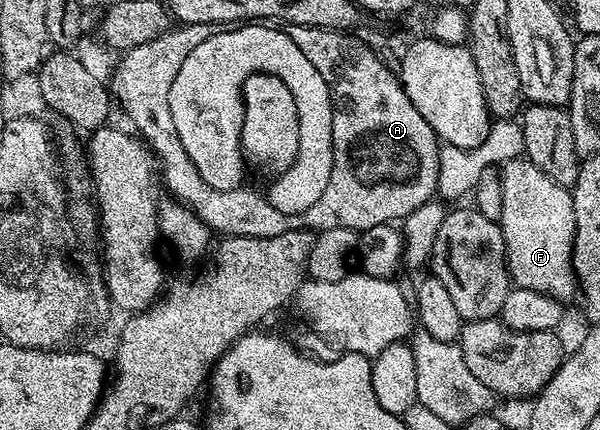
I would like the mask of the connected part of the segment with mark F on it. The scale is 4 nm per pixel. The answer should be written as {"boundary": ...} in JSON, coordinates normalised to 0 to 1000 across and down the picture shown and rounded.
{"boundary":[[[877,365],[853,370],[838,381],[830,398],[837,421],[837,495],[830,512],[840,553],[840,586],[847,600],[847,644],[862,667],[902,677],[925,695],[947,700],[962,684],[960,637],[953,630],[953,572],[957,570],[957,467],[948,437],[917,421],[897,384]]]}

